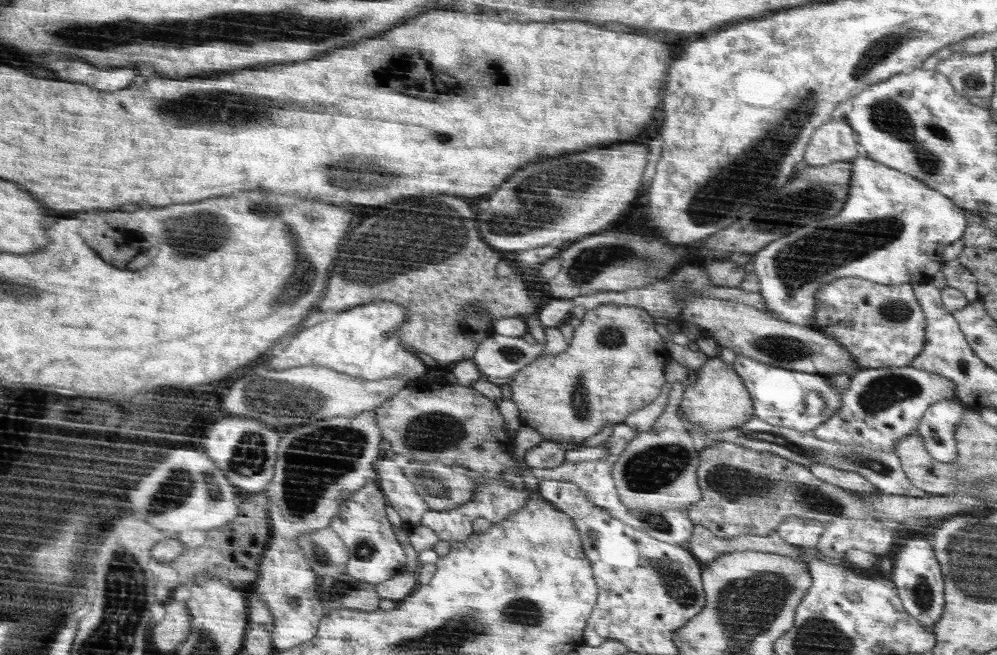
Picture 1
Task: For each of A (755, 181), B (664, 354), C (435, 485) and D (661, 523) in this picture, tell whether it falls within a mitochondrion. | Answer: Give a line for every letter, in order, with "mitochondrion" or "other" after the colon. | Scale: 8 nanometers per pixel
A: mitochondrion
B: other
C: mitochondrion
D: mitochondrion

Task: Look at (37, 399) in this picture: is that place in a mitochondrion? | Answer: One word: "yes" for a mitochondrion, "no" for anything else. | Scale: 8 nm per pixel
no

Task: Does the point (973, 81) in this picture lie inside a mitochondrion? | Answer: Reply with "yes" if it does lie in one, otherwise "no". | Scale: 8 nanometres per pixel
yes

